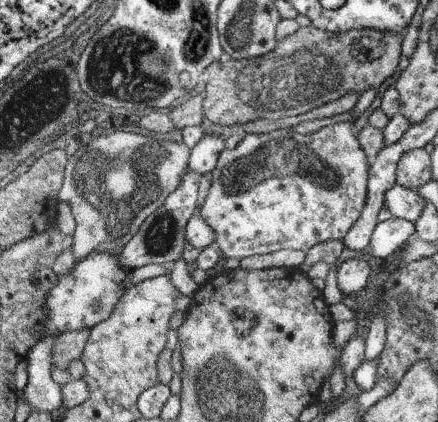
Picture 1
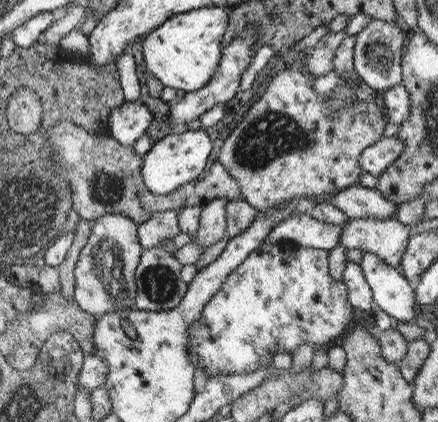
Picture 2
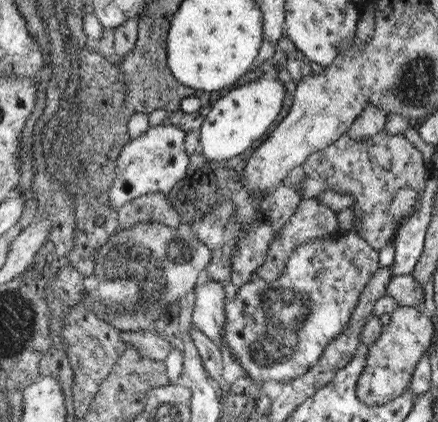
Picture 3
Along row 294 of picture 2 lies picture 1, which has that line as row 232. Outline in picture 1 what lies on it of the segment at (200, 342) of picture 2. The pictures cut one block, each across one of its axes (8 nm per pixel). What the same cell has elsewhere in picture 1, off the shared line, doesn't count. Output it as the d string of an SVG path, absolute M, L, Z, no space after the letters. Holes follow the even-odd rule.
M367 88L353 106L353 118L335 126L321 128L319 132L305 136L291 130L273 130L269 134L247 134L235 148L227 148L219 154L215 168L209 172L209 190L203 202L197 204L197 216L203 218L215 232L215 244L223 260L227 258L251 258L267 256L279 250L307 252L321 242L341 242L347 232L359 220L367 202L369 162L367 154L355 136L351 124L371 106L377 88Z

